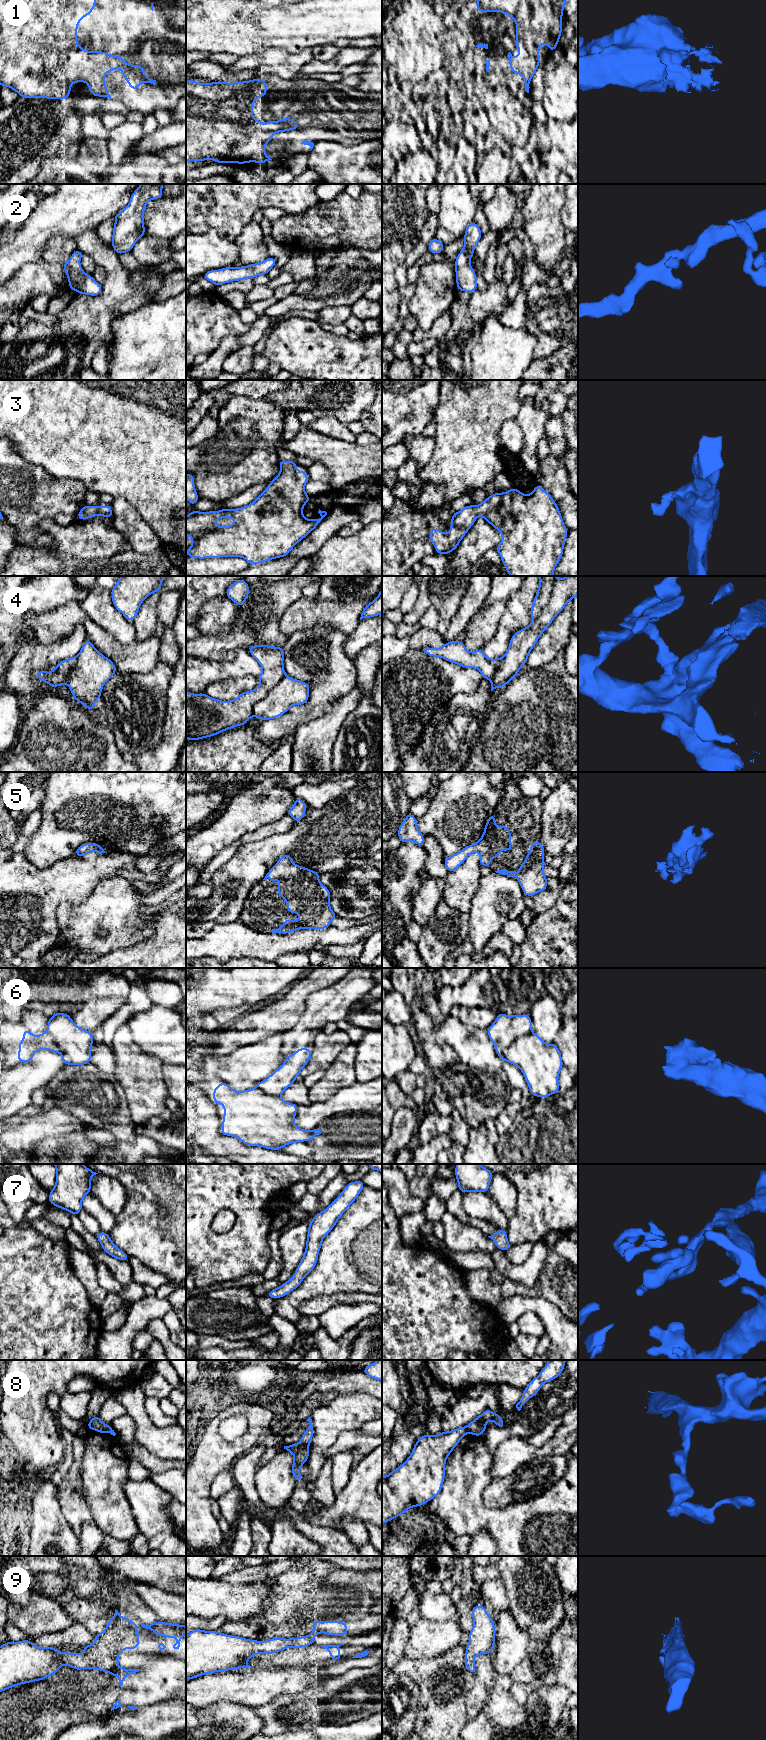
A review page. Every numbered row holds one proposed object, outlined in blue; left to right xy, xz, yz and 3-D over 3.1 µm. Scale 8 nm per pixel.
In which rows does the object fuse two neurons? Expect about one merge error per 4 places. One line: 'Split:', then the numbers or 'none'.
Split: 8

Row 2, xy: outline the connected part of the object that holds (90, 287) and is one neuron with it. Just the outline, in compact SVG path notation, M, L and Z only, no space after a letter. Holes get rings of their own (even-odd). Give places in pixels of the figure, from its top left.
M76 250L70 259L62 265L68 277L69 288L79 294L97 296L102 292L102 285L83 271L80 265L83 255L83 252Z

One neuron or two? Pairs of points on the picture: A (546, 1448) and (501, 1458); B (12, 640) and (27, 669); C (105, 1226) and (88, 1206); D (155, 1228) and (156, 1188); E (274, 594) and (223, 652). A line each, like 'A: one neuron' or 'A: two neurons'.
A: one neuron
B: two neurons
C: one neuron
D: one neuron
E: one neuron

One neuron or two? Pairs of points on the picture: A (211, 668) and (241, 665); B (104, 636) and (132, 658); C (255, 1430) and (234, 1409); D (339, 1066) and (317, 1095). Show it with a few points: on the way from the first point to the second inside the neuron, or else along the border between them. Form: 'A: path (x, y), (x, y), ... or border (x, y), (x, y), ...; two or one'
A: path (218, 672), (221, 673), (224, 670), (234, 669); one
B: path (111, 643), (125, 656); one
C: path (255, 1422), (242, 1409); one
D: path (339, 1073), (324, 1088); one

